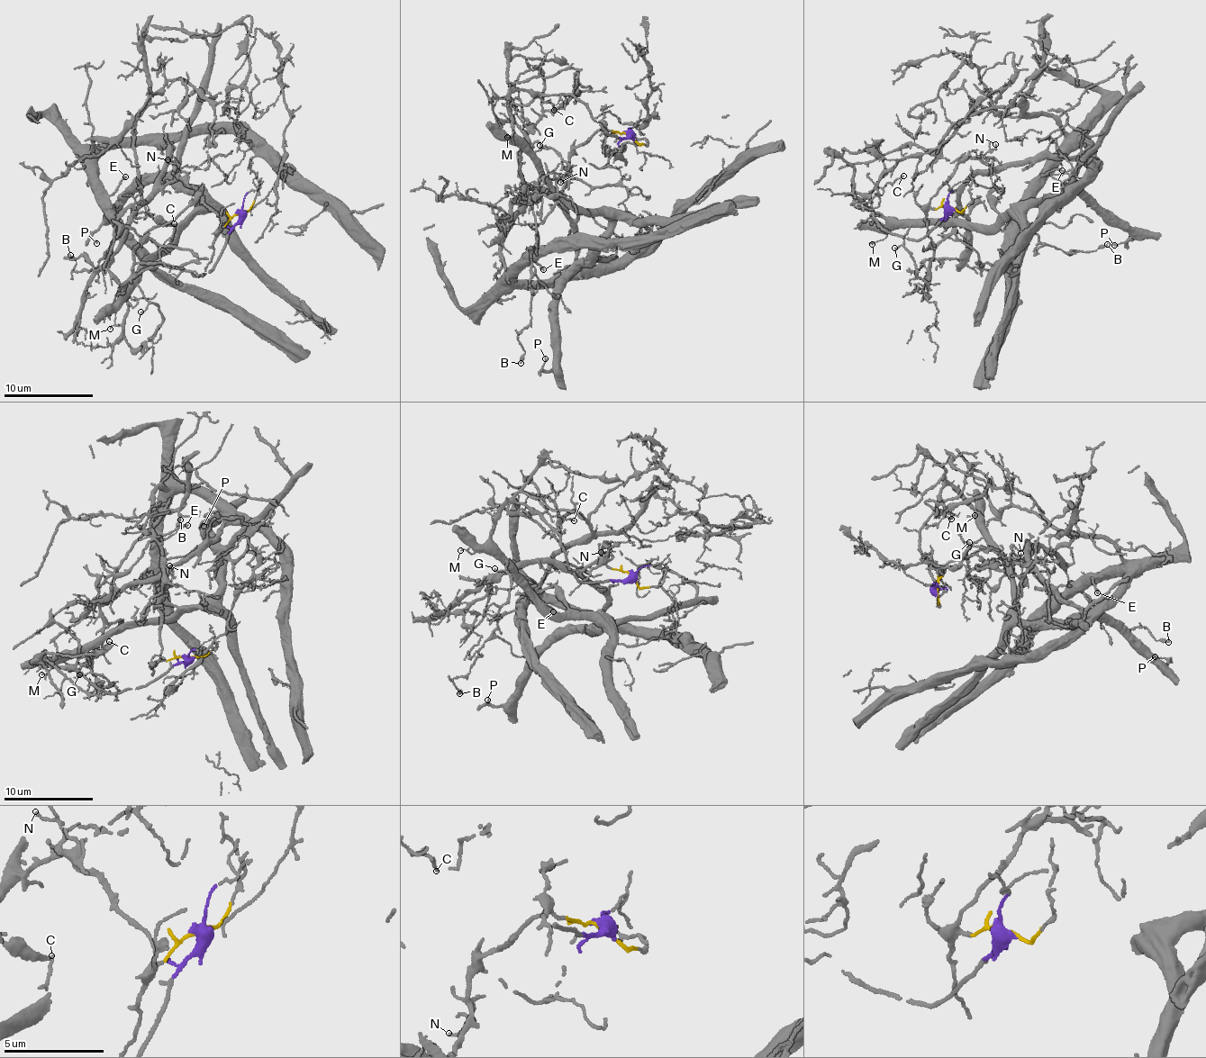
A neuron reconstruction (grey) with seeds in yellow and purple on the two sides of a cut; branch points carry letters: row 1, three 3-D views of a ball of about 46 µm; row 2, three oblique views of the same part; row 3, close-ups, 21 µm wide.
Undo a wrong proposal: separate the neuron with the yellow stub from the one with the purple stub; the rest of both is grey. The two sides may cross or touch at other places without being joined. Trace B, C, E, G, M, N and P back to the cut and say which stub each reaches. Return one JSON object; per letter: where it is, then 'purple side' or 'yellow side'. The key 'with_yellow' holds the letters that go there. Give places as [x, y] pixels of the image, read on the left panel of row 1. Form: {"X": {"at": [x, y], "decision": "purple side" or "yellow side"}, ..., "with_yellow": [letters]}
{"B": {"at": [70, 255], "decision": "yellow side"}, "C": {"at": [174, 223], "decision": "purple side"}, "E": {"at": [125, 176], "decision": "yellow side"}, "G": {"at": [140, 311], "decision": "purple side"}, "M": {"at": [110, 329], "decision": "purple side"}, "N": {"at": [167, 159], "decision": "yellow side"}, "P": {"at": [96, 243], "decision": "purple side"}, "with_yellow": ["B", "E", "N"]}

